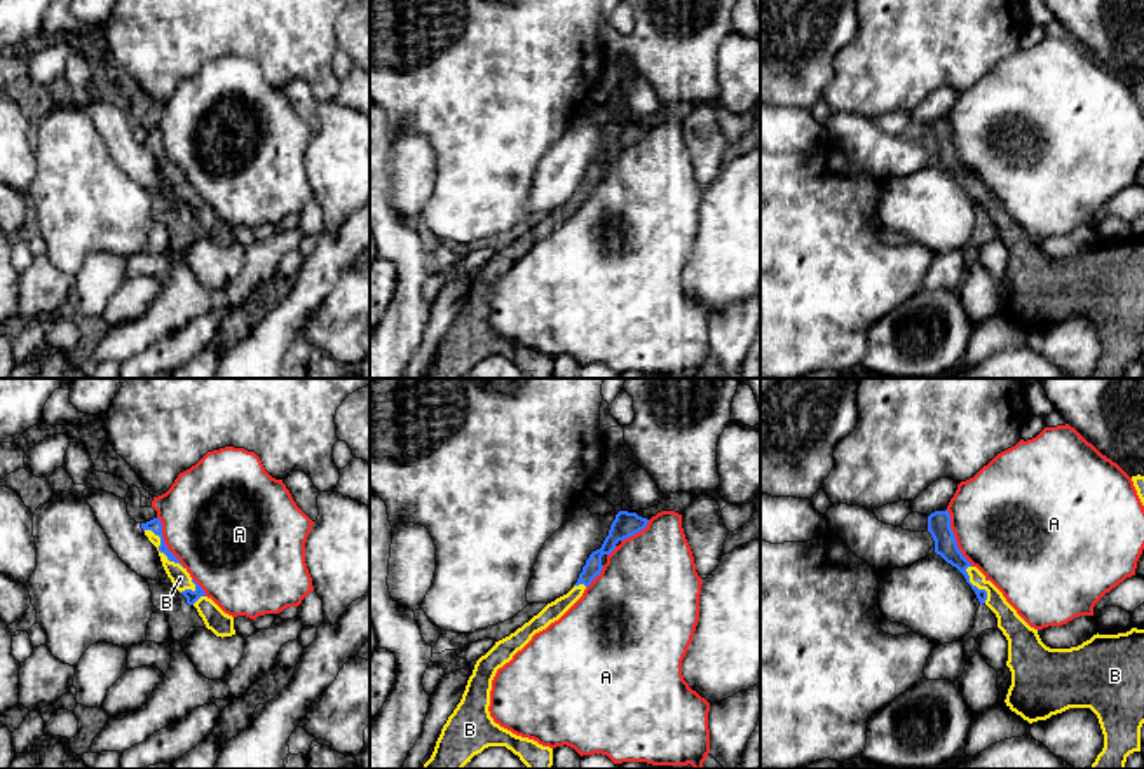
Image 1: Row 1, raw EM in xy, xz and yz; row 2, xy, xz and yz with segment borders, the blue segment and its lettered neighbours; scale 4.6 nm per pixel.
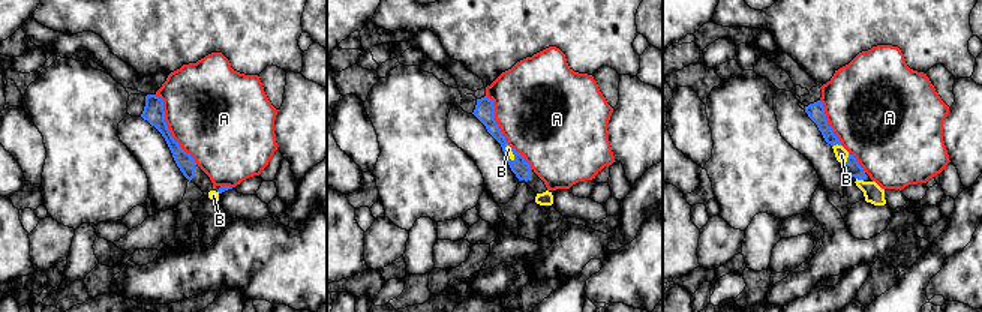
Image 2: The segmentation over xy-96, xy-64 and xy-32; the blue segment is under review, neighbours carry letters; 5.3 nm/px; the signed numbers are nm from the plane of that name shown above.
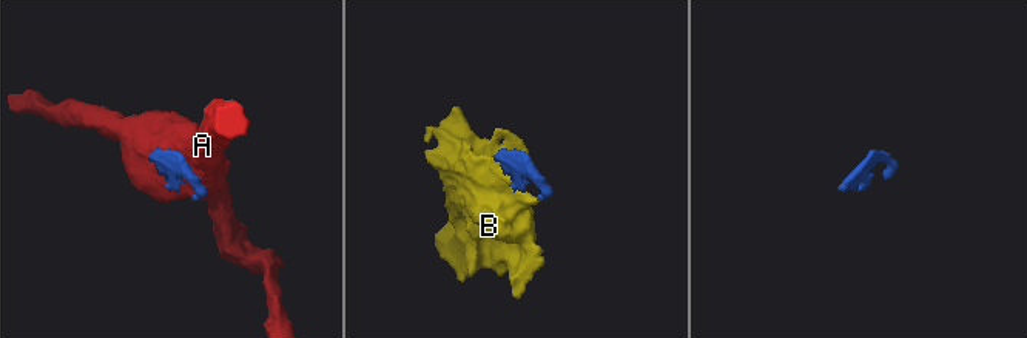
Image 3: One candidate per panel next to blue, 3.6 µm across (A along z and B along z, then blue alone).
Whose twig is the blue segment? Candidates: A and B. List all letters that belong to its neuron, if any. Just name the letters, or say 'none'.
B

